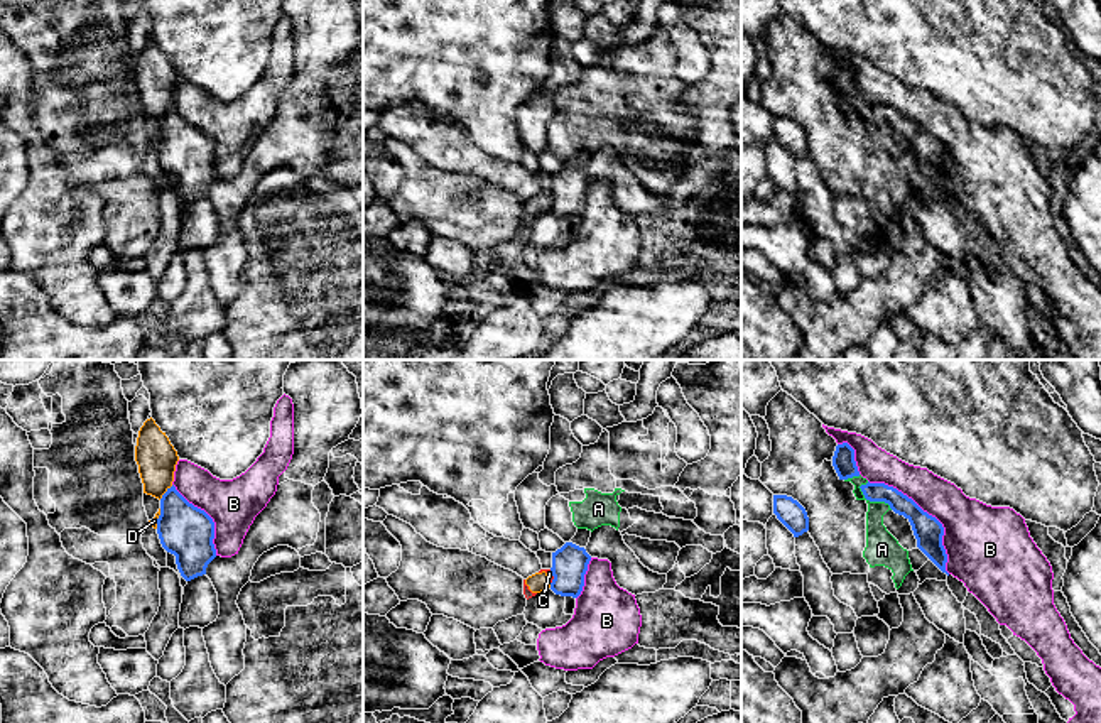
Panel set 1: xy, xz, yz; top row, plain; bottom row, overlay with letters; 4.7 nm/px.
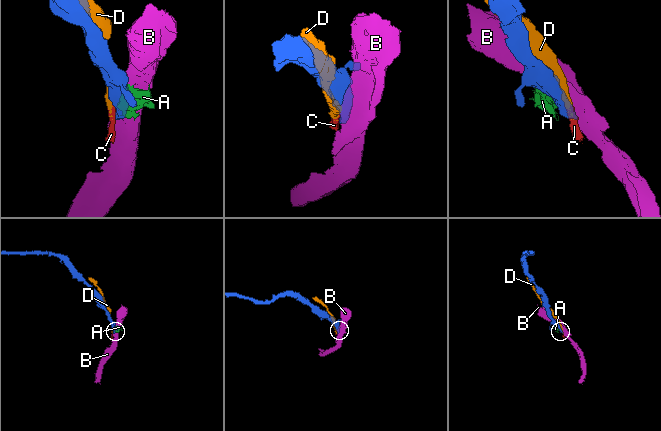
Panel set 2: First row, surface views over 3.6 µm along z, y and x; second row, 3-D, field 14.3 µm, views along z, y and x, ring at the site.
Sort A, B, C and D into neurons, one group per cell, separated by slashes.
A / B / C D

